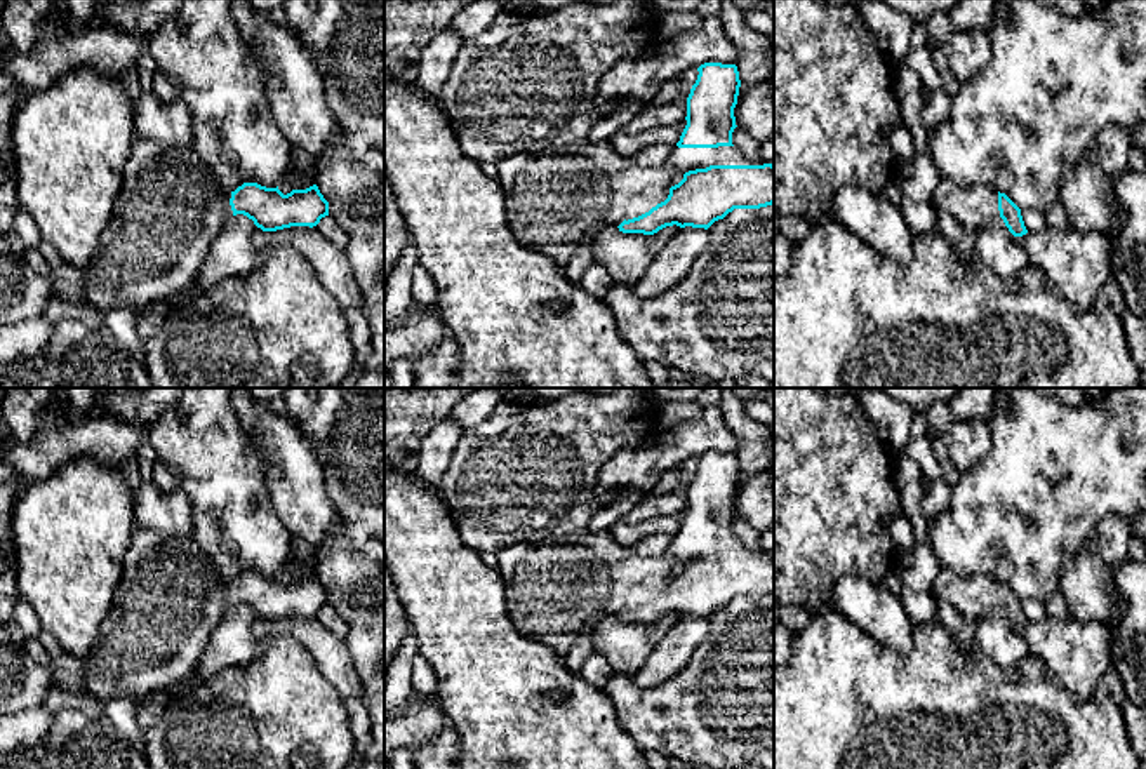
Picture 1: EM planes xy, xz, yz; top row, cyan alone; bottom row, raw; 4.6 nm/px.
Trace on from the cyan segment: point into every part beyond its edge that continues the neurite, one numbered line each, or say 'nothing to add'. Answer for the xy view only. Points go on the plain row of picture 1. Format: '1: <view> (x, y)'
1: xy (169, 601)

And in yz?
1: yz (972, 595)

